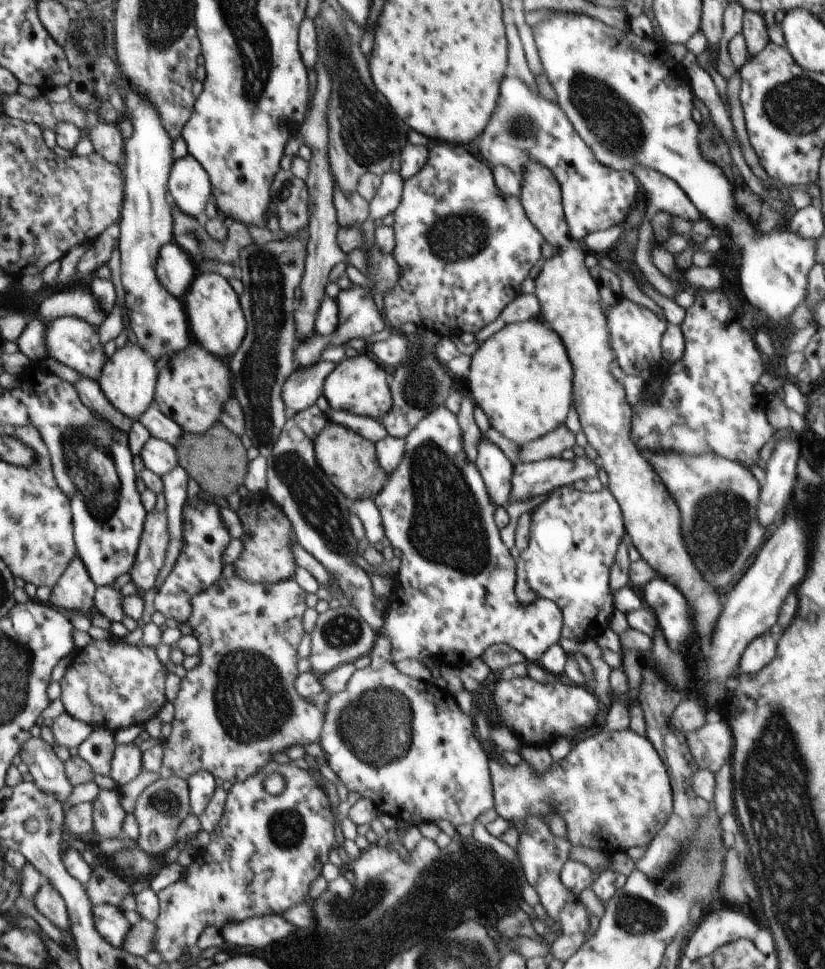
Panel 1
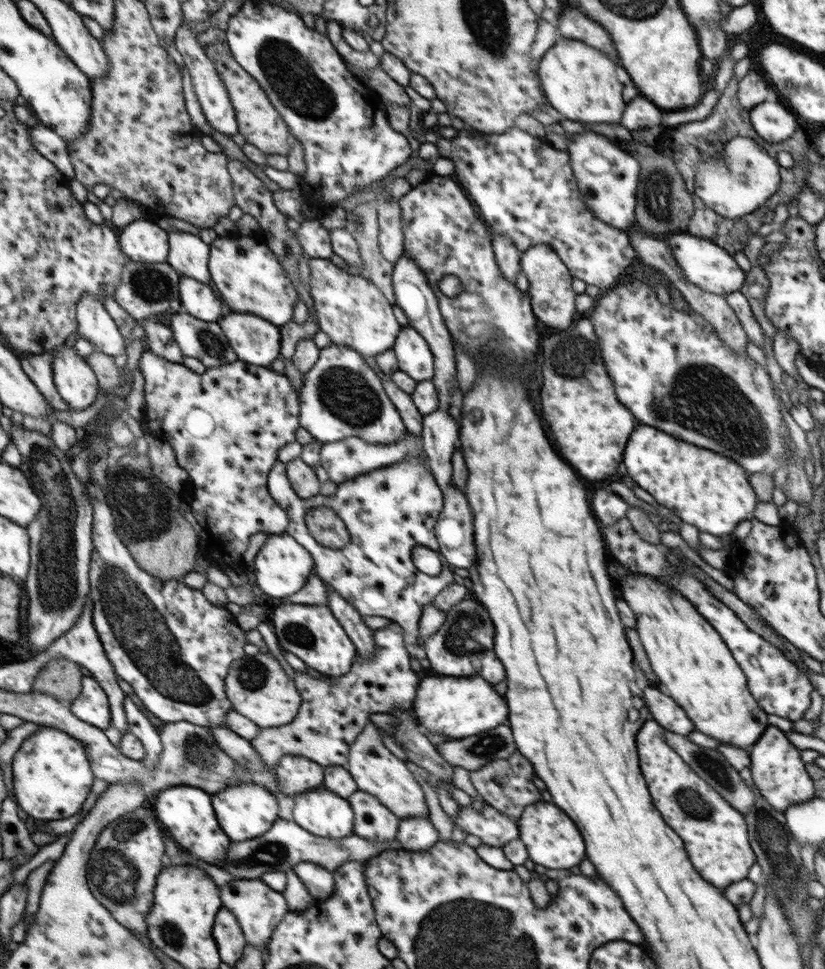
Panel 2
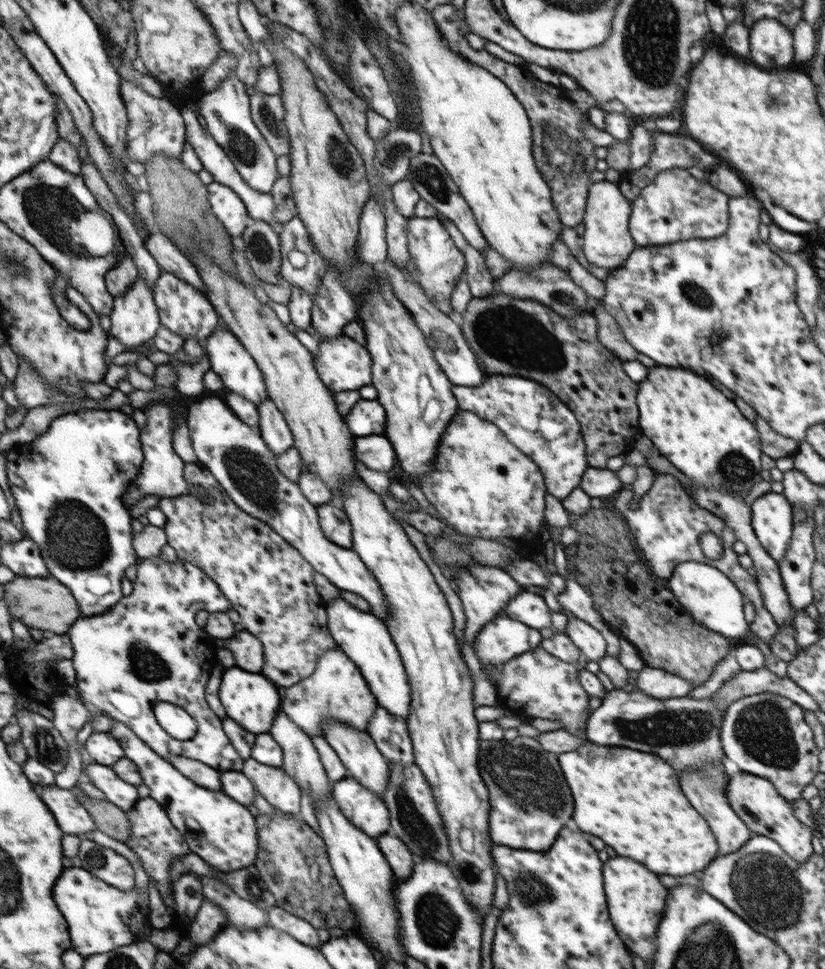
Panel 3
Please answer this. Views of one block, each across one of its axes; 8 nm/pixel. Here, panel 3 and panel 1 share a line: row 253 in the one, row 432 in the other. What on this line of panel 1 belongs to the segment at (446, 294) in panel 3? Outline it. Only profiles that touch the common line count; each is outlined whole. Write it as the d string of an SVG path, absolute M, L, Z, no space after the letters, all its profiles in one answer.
M444 405L440 406L440 408L435 408L434 412L424 416L416 424L416 428L413 428L412 432L406 436L404 439L405 453L400 464L396 467L396 470L393 470L381 492L374 498L383 521L386 544L393 548L398 548L402 553L402 563L396 579L394 579L395 590L400 600L394 602L391 608L387 608L387 613L384 615L384 628L380 630L380 633L384 633L390 640L393 662L400 660L418 660L421 662L424 658L430 658L439 664L466 669L470 666L470 661L481 657L490 646L506 644L518 650L526 662L538 663L544 652L560 640L562 626L564 626L562 612L560 612L560 608L554 602L548 600L536 600L528 604L518 603L514 591L516 581L515 569L517 565L509 549L503 544L500 530L495 524L494 516L498 507L491 500L475 462L468 460L468 456L464 452L462 439L462 430L458 424L457 416L452 414Z

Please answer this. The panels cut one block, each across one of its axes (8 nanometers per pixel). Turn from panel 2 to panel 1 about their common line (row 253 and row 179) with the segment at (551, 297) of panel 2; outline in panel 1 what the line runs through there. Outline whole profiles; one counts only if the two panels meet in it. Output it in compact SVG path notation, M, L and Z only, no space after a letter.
M530 164L522 174L521 184L521 206L525 211L526 217L530 223L538 230L538 233L544 238L544 241L556 246L558 252L552 258L546 259L540 274L534 278L536 283L536 292L534 295L539 301L541 314L539 319L548 325L549 328L558 334L566 348L573 369L573 395L574 405L580 417L580 425L588 439L590 446L598 453L597 461L608 475L608 489L616 498L624 520L625 532L627 539L638 549L640 556L658 572L664 580L669 580L680 590L686 597L688 606L692 611L692 622L696 624L698 634L704 634L706 643L710 640L716 620L720 618L720 612L723 607L723 595L704 580L698 568L694 566L694 560L690 558L690 552L686 548L682 536L682 516L673 496L668 492L664 482L656 475L653 467L648 460L636 447L631 437L633 408L627 402L627 395L624 386L612 376L610 364L615 360L610 340L609 331L604 306L601 301L599 284L589 274L589 268L585 264L587 254L584 244L580 241L573 240L569 236L568 226L564 217L561 189L553 173L548 168L538 164Z

